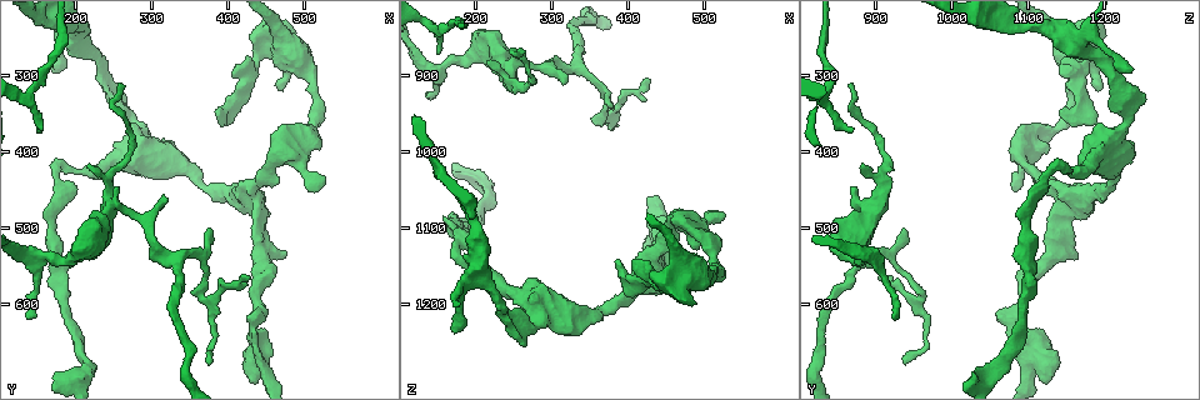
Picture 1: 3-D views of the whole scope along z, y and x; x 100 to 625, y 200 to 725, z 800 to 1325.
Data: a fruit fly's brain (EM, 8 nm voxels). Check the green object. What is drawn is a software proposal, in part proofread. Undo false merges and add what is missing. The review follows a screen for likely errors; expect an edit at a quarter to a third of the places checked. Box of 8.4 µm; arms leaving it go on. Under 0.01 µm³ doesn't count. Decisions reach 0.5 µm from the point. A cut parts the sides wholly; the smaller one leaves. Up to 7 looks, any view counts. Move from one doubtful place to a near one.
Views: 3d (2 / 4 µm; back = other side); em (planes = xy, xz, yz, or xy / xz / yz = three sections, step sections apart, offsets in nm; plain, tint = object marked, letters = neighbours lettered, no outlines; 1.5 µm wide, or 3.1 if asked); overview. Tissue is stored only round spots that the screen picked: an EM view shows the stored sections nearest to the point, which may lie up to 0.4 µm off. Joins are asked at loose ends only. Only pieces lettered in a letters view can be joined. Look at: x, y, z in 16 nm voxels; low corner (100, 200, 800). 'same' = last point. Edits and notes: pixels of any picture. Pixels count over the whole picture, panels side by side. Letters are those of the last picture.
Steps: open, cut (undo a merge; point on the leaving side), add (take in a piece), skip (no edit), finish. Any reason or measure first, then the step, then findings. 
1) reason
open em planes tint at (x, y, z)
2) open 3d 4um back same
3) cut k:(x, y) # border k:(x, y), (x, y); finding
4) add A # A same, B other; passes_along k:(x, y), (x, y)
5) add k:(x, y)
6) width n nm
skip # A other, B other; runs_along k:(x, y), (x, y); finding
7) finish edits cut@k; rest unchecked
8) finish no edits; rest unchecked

branch stops here
open em xy step 8 letters at (170, 295, 1240)

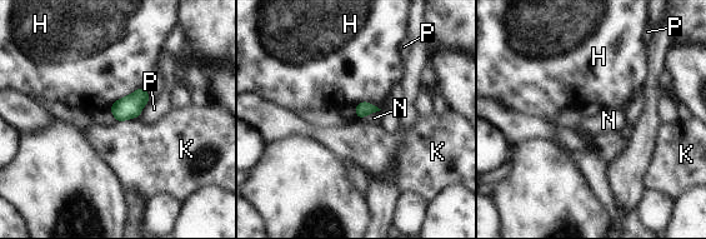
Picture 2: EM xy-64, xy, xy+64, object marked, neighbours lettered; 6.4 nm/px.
skip # H other, K other, N other, P other; border 2:(380, 109), (357, 119); none of them fits

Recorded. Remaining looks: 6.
branch stops here
open 3d 4um at (440, 670, 1080)

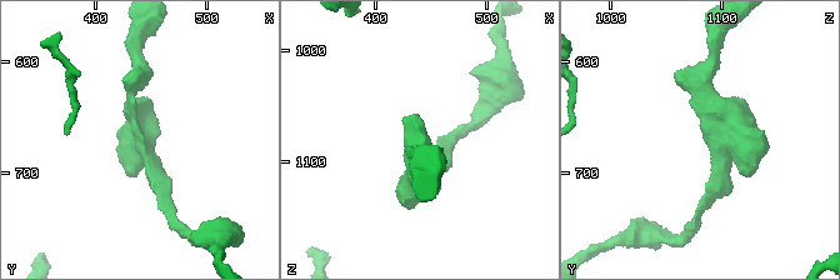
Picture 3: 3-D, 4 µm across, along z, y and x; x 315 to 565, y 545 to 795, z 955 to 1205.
need the tissue
open em planes letters at (440, 668, 1086)

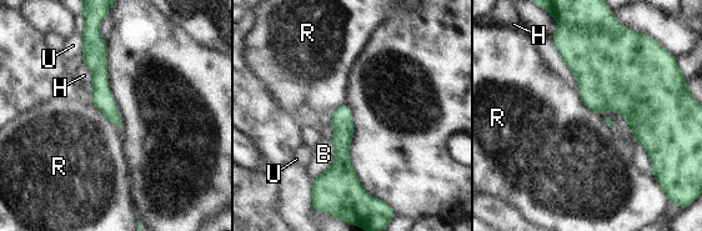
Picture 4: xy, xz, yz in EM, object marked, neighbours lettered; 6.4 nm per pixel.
skip # B other, H other, R other, U other; runs_along 4:(344, 108), (342, 172), (360, 190); no lettered piece goes on from it

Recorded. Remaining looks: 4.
an open end
open em planes tint at (255, 445, 865)

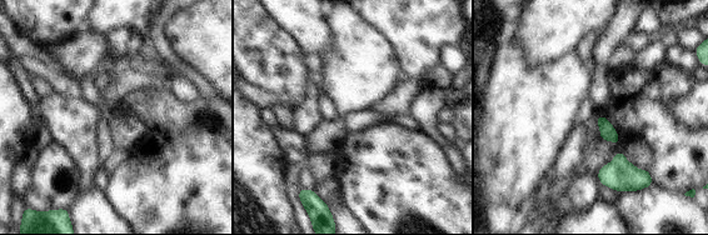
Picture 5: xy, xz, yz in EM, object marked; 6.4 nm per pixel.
what lies round it
open em planes letters same

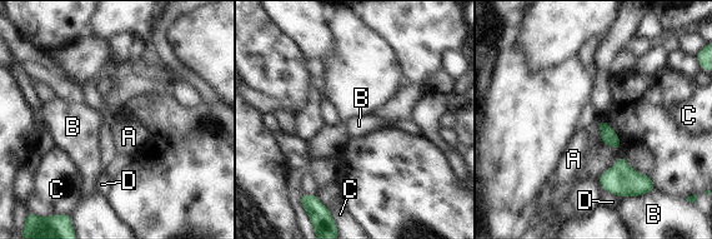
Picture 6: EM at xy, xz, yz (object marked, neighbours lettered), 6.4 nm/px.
skip # A other, B other, C other, D other; border 6:(597, 124), (601, 132), (602, 145); no lettered piece goes on from it

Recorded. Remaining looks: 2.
finish no edits; rest unchecked

